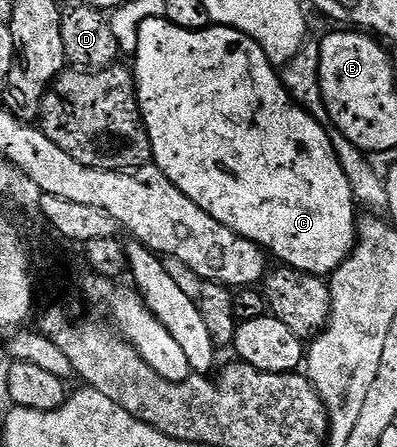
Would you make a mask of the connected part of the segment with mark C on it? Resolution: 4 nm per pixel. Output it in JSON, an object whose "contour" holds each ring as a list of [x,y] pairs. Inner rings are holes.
{"contour":[[[165,17],[146,18],[139,25],[139,45],[132,56],[132,62],[138,106],[154,152],[153,164],[157,165],[163,175],[185,197],[192,199],[192,203],[196,203],[204,211],[208,211],[208,215],[212,215],[216,223],[224,223],[224,227],[236,231],[238,237],[256,243],[273,260],[274,257],[278,260],[275,262],[283,266],[325,278],[346,261],[356,240],[356,202],[352,195],[352,187],[348,183],[348,175],[344,175],[344,167],[340,167],[340,159],[336,159],[336,151],[326,134],[327,126],[316,123],[316,119],[312,119],[308,111],[304,111],[292,100],[282,85],[279,70],[270,62],[268,55],[264,55],[260,43],[256,43],[240,31],[230,29],[227,25],[211,24],[205,29],[181,29]]]}

